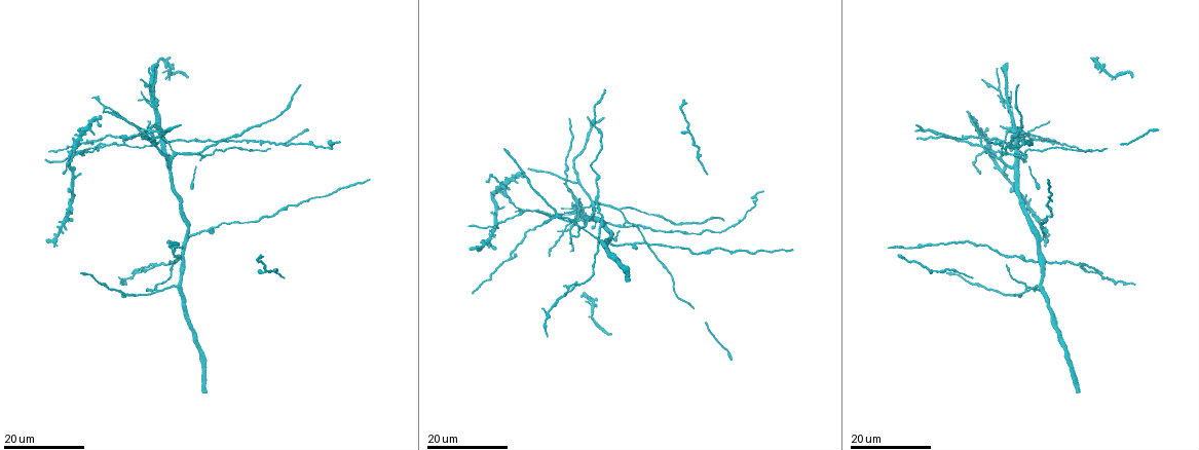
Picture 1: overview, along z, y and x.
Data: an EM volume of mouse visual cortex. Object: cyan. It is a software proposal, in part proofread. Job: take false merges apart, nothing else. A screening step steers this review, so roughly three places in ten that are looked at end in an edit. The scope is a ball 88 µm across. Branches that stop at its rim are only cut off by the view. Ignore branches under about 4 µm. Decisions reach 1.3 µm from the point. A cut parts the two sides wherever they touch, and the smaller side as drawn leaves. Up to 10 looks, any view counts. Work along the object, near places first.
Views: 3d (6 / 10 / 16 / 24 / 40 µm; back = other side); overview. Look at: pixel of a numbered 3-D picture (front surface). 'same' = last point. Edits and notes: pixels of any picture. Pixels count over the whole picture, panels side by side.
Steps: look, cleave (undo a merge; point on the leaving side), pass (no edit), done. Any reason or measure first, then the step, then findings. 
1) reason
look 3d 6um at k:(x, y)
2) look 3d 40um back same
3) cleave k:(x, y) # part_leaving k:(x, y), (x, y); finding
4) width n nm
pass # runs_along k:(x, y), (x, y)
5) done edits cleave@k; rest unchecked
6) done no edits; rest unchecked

side arm on a straight run
look 3d 16um at 1:(530, 209)

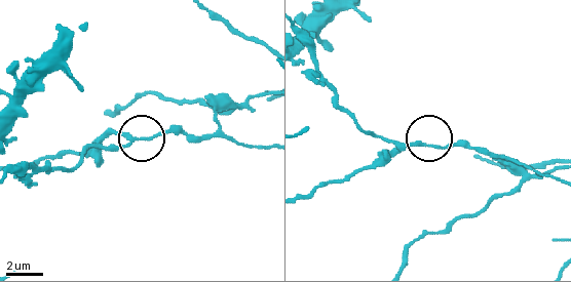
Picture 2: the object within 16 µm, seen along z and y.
look 3d 10um at 2:(434, 147)

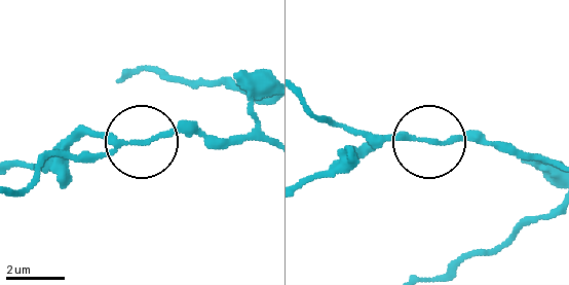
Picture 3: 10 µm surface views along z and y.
other side
look 3d 10um back at 3:(430, 140)

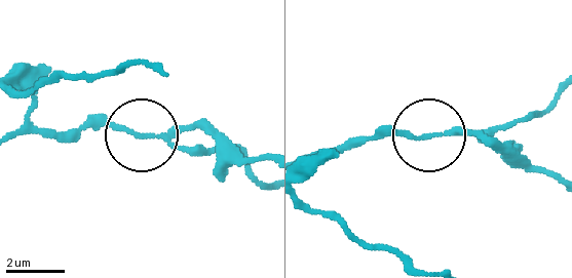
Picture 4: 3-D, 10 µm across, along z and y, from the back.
arms 3
cleave 4:(500, 127) # part_leaving 4:(456, 128), (505, 128), (555, 100); a second cell is stuck on

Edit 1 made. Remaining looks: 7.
see it whole again
look overview

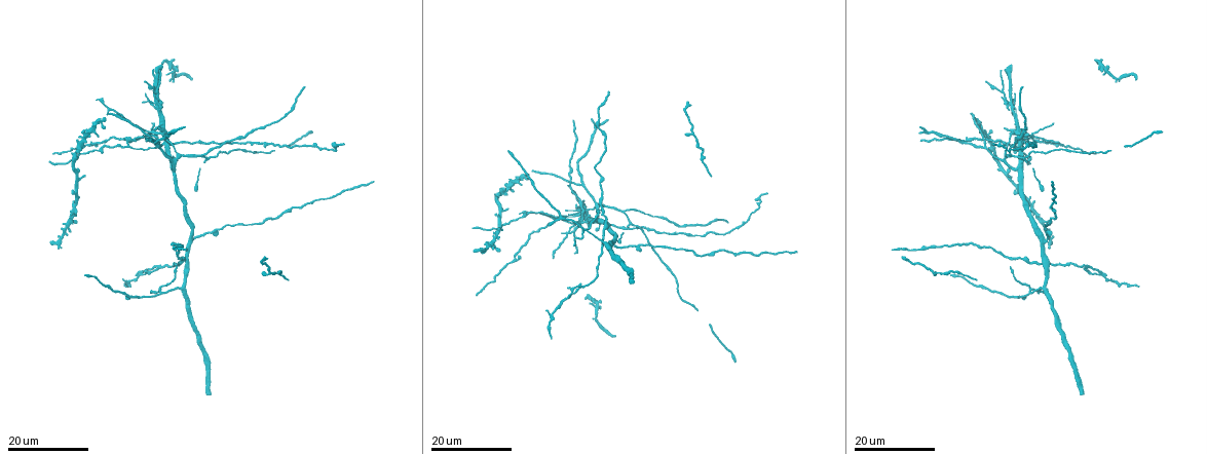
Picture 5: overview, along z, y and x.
look 3d 16um at 5:(614, 244)

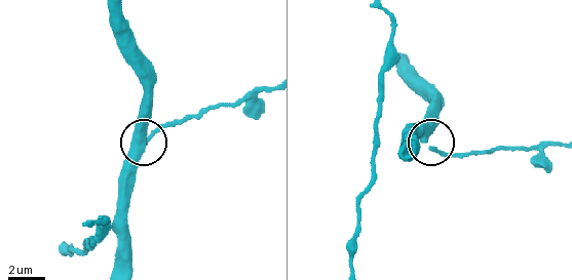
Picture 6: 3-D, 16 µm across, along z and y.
look 3d 10um at 6:(432, 149)

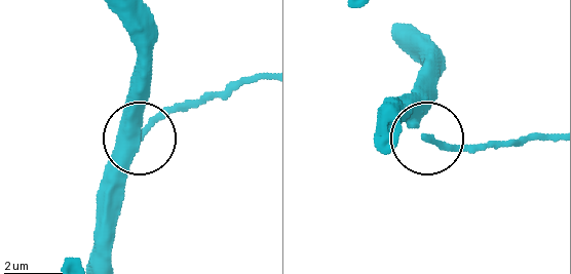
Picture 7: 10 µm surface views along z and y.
look 3d 10um back at 7:(429, 138)

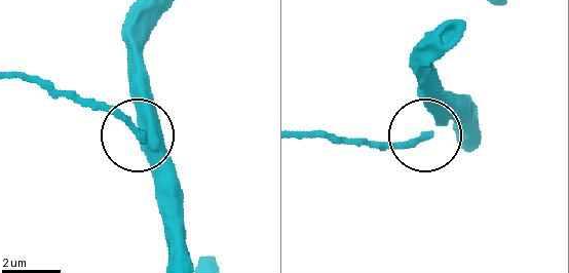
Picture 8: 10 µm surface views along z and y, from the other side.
width 310 nm
pass # all the same cell

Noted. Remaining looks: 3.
three arms meet
look 3d 16um at 5:(984, 146)

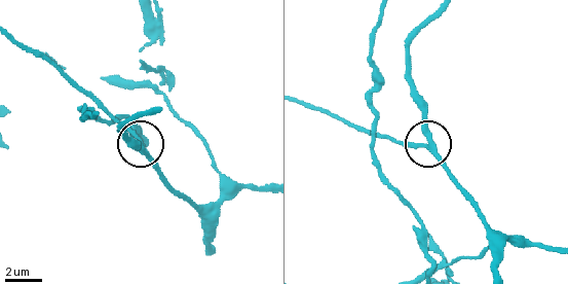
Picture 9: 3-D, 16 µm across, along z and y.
look 3d 6um at 9:(429, 148)

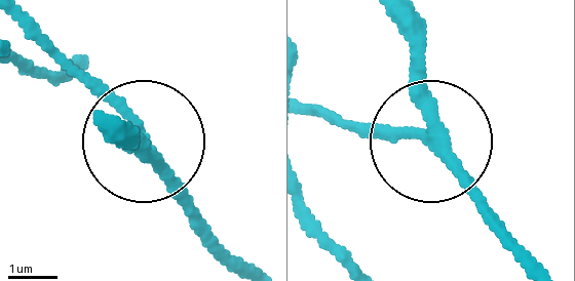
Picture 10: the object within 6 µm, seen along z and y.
look 3d 6um back at 10:(434, 135)

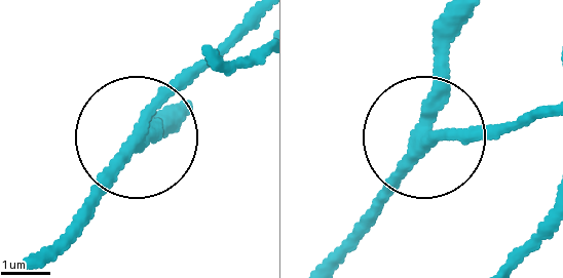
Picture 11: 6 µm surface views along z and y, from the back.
width 260 nm
pass # continuous, no second cell

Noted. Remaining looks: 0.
done edits cleave@4; rest unchecked

